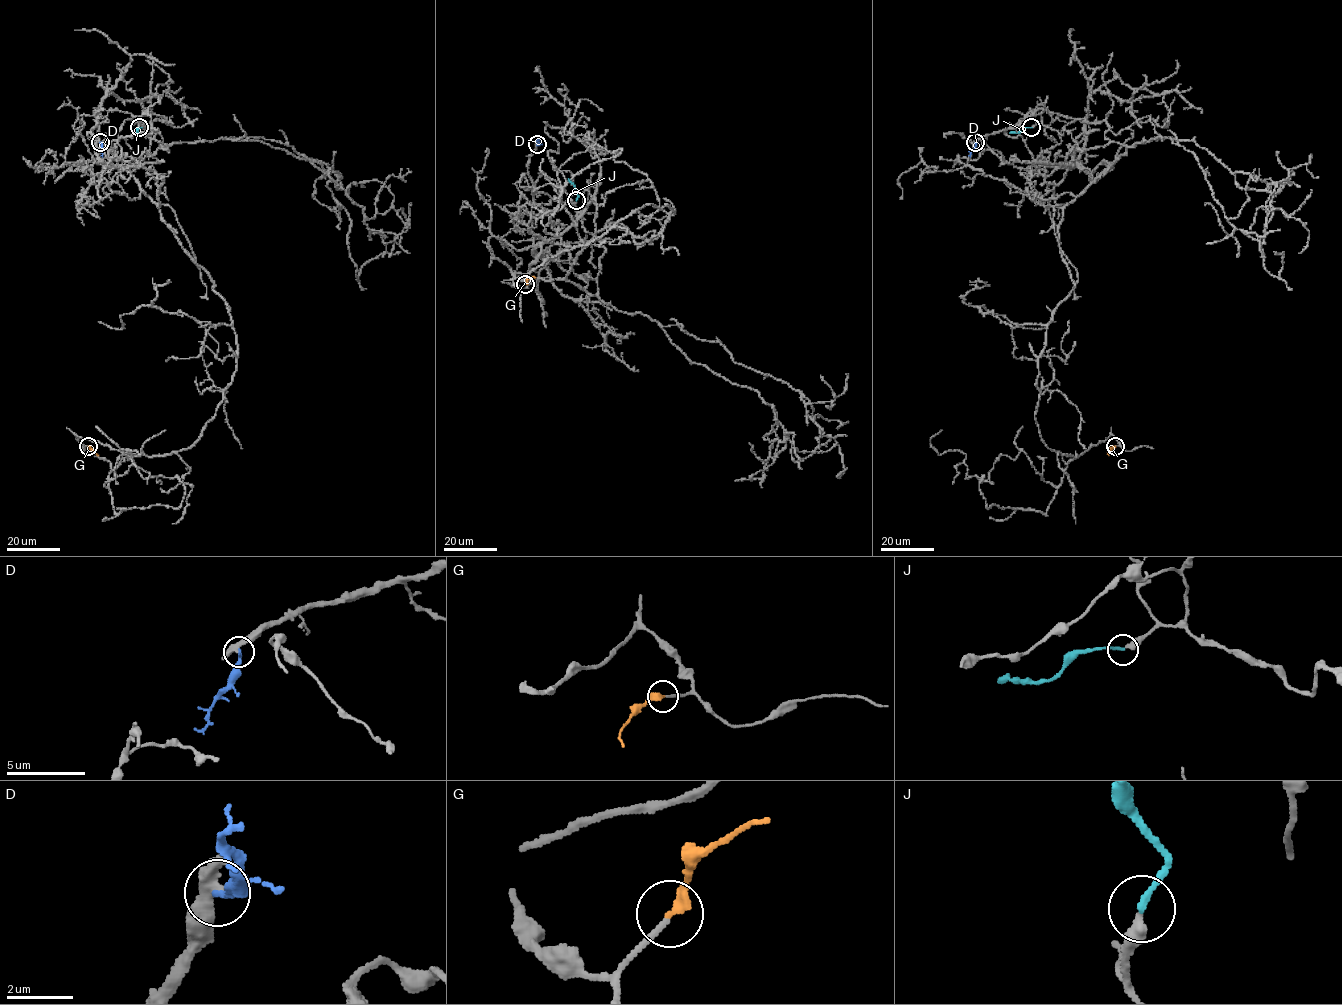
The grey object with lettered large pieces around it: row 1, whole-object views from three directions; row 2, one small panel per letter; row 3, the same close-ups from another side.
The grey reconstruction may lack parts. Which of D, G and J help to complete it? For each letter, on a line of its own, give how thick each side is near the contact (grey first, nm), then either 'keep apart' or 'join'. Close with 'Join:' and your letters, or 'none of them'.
D: calibres 460 and 240 nm; keep apart
G: calibres 140 and 320 nm; join
J: calibres 360 and 180 nm; join
Join: G, J

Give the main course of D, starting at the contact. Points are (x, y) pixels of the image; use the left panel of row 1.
D: (100, 142), (102, 155)

